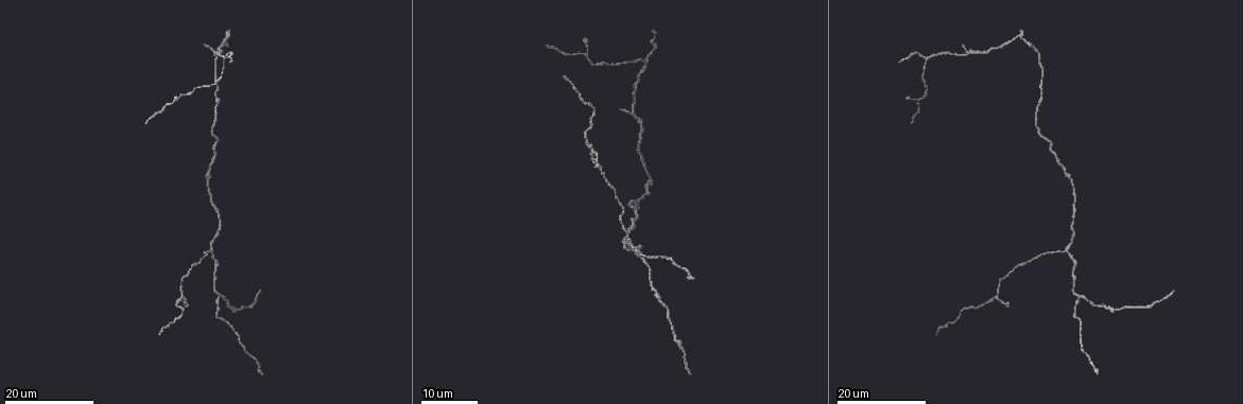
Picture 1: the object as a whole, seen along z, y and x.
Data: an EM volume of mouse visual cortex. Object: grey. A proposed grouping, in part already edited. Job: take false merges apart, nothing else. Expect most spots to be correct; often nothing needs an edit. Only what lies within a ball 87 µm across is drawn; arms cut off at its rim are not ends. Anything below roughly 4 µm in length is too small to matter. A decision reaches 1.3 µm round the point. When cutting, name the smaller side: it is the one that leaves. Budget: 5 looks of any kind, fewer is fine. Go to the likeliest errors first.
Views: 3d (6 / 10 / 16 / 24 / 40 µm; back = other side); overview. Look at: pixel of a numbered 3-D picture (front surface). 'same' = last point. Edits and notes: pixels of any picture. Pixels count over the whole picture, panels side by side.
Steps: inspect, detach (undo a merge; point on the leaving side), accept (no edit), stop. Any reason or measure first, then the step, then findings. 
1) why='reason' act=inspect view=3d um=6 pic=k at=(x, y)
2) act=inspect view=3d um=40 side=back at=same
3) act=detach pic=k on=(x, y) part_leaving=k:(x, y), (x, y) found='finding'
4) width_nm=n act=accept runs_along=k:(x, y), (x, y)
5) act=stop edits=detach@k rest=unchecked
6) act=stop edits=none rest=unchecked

why='branch point' act=inspect view=3d um=24 pic=1 at=(1079, 295)

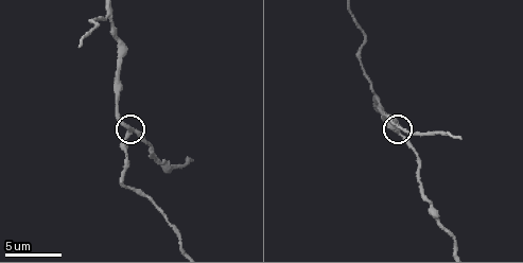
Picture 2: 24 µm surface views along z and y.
act=inspect view=3d um=6 pic=2 at=(396, 130)

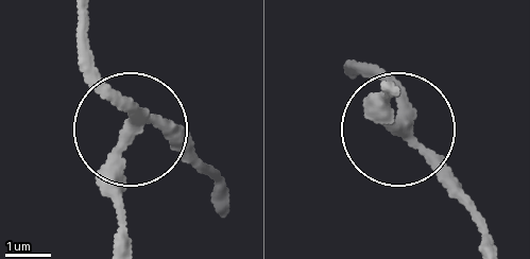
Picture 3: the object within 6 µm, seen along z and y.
arms=3 act=accept found='one neuron here'

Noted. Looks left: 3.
why='a fork' act=inspect view=3d um=6 pic=2 at=(108, 14)

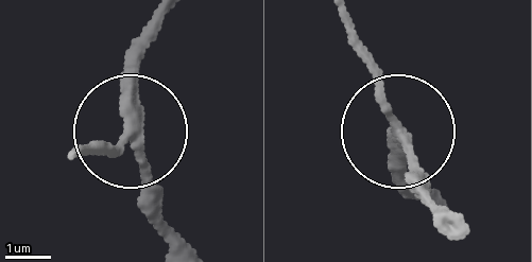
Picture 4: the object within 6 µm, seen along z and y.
arms=3 act=accept runs_along=4:(161, 25), (135, 83), (135, 151), (169, 239) found='one neuron here'

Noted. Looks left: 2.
act=stop edits=none rest=unchecked

